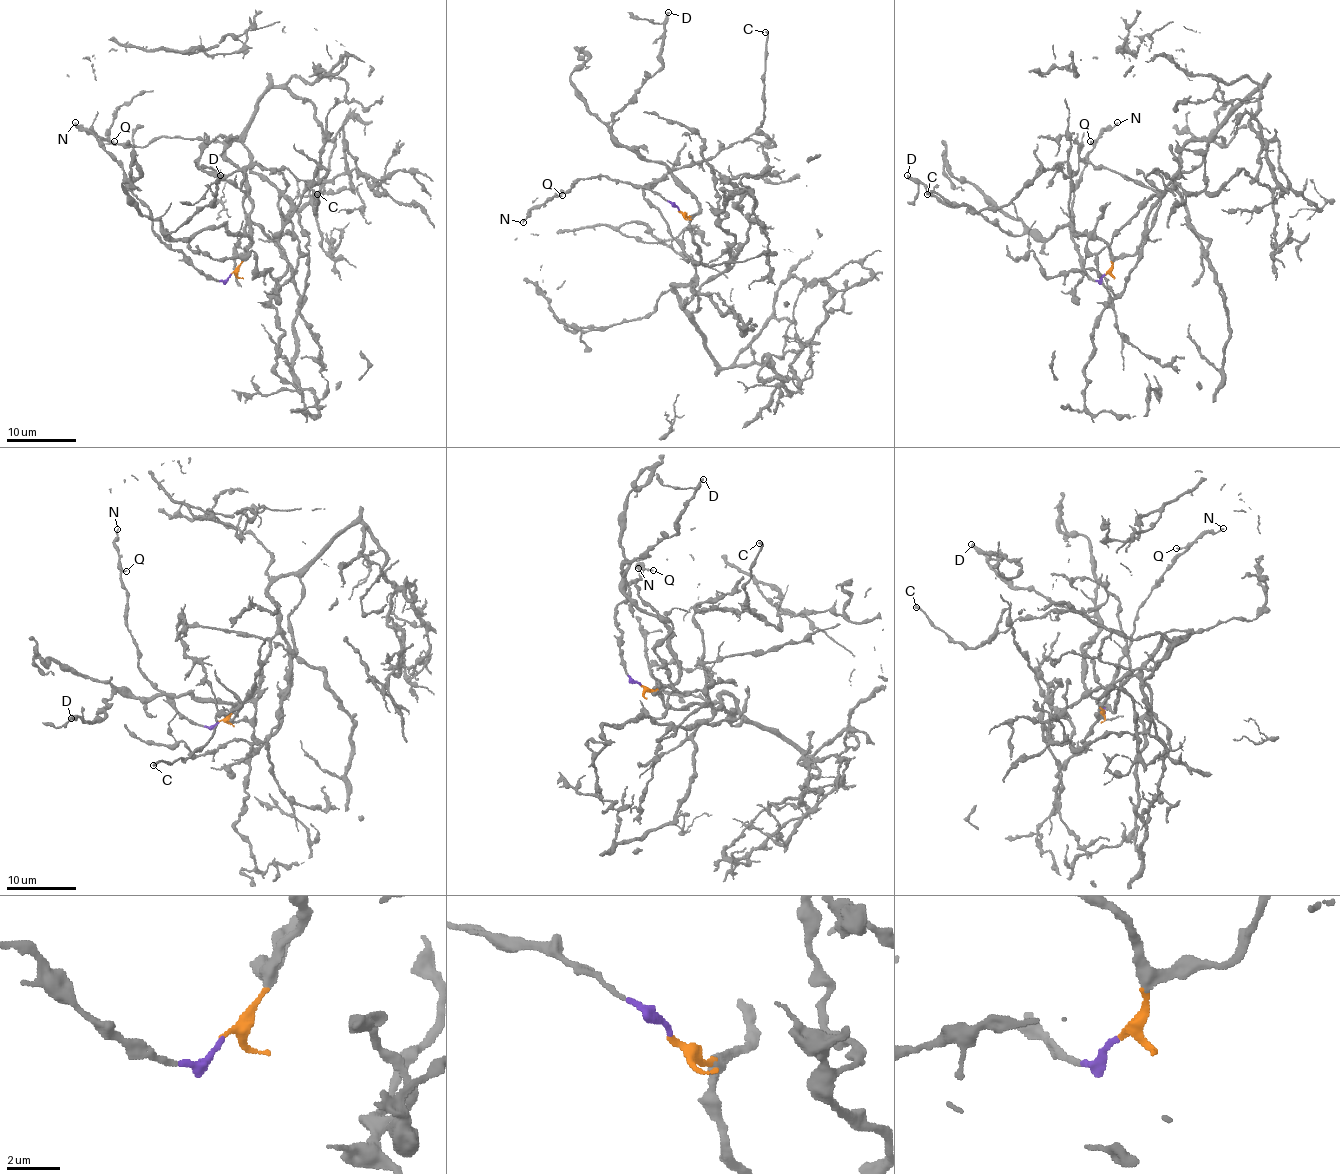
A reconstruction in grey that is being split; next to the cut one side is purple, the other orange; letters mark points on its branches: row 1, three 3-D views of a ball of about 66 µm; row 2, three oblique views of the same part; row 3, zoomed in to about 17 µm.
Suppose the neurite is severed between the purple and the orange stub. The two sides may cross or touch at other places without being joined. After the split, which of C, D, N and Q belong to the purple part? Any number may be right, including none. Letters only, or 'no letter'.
N, Q

